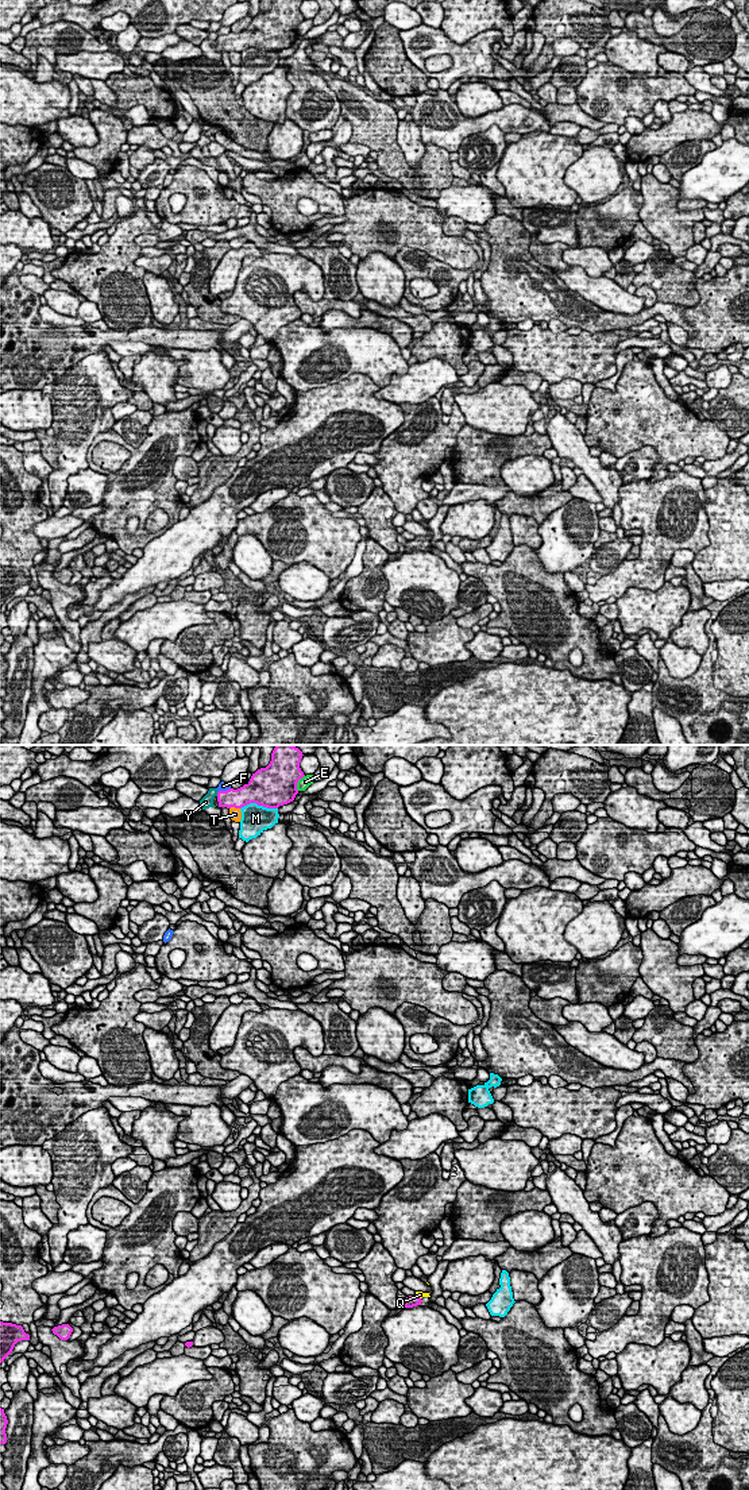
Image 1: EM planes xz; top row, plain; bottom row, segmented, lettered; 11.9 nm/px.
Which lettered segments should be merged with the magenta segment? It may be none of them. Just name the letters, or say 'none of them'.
Q

